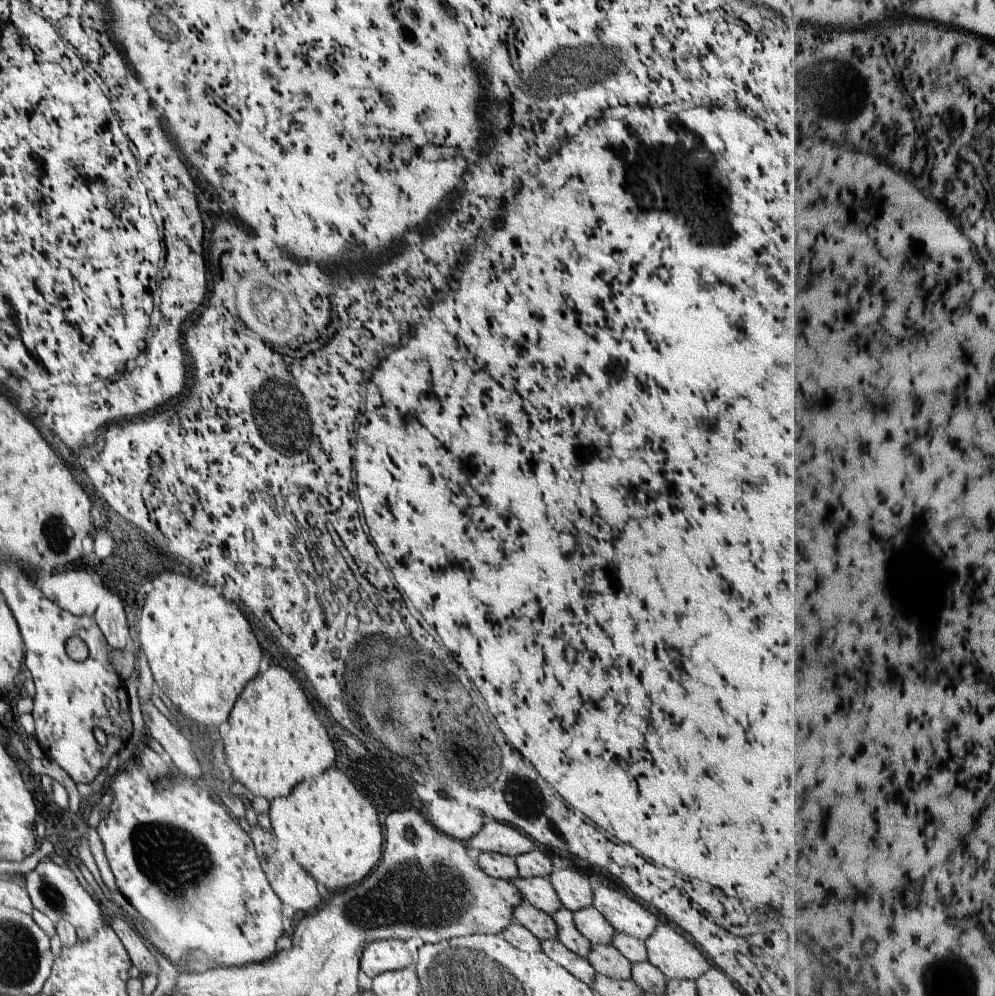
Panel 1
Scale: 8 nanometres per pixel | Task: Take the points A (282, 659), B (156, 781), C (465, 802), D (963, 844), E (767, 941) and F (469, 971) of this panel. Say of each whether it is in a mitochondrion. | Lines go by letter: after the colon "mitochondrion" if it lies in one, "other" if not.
A: other
B: other
C: other
D: other
E: other
F: mitochondrion

